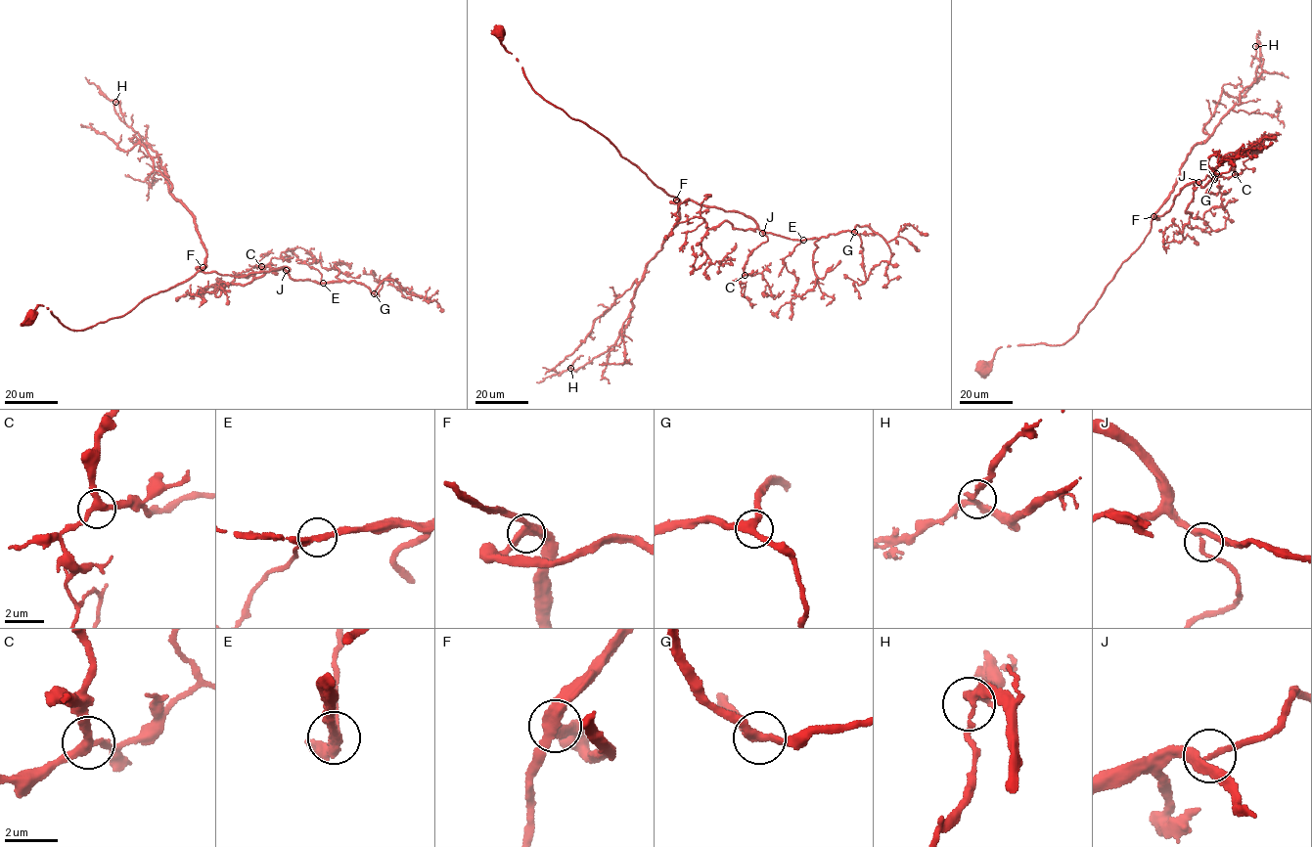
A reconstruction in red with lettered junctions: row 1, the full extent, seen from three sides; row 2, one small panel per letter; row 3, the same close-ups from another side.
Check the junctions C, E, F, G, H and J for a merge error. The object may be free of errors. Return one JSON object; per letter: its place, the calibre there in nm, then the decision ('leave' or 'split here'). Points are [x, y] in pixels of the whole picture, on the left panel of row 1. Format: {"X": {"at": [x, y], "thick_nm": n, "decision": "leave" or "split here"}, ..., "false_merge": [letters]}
{"C": {"at": [261, 266], "thick_nm": 300, "decision": "leave"}, "E": {"at": [323, 283], "thick_nm": 280, "decision": "leave"}, "F": {"at": [203, 267], "thick_nm": 400, "decision": "leave"}, "G": {"at": [374, 293], "thick_nm": 320, "decision": "leave"}, "H": {"at": [115, 102], "thick_nm": 240, "decision": "leave"}, "J": {"at": [286, 270], "thick_nm": 280, "decision": "leave"}, "false_merge": []}

